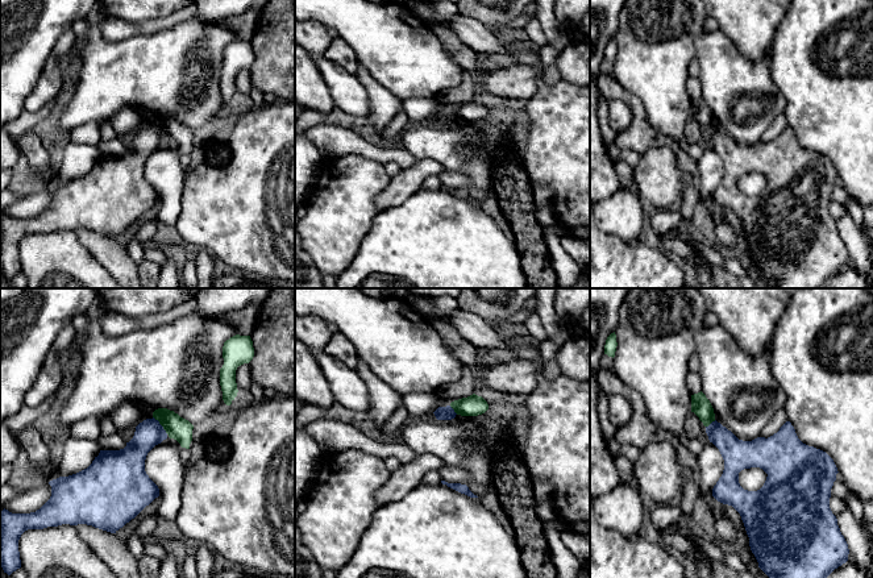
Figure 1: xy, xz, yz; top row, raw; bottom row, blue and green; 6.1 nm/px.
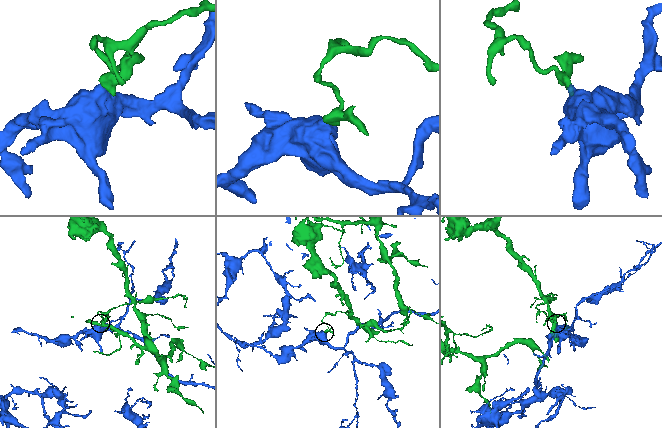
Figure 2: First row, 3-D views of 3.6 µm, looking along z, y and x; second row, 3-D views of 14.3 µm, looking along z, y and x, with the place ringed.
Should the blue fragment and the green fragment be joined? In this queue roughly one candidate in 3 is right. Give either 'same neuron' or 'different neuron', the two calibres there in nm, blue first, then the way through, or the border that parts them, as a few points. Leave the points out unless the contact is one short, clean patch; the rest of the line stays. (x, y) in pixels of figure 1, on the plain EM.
different neuron; 160 nm thick on the blue side, 140 nm on the other; border along xy (153, 121), (167, 138)

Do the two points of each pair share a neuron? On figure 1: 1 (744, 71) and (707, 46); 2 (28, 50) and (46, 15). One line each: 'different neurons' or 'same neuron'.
1: same neuron
2: same neuron

